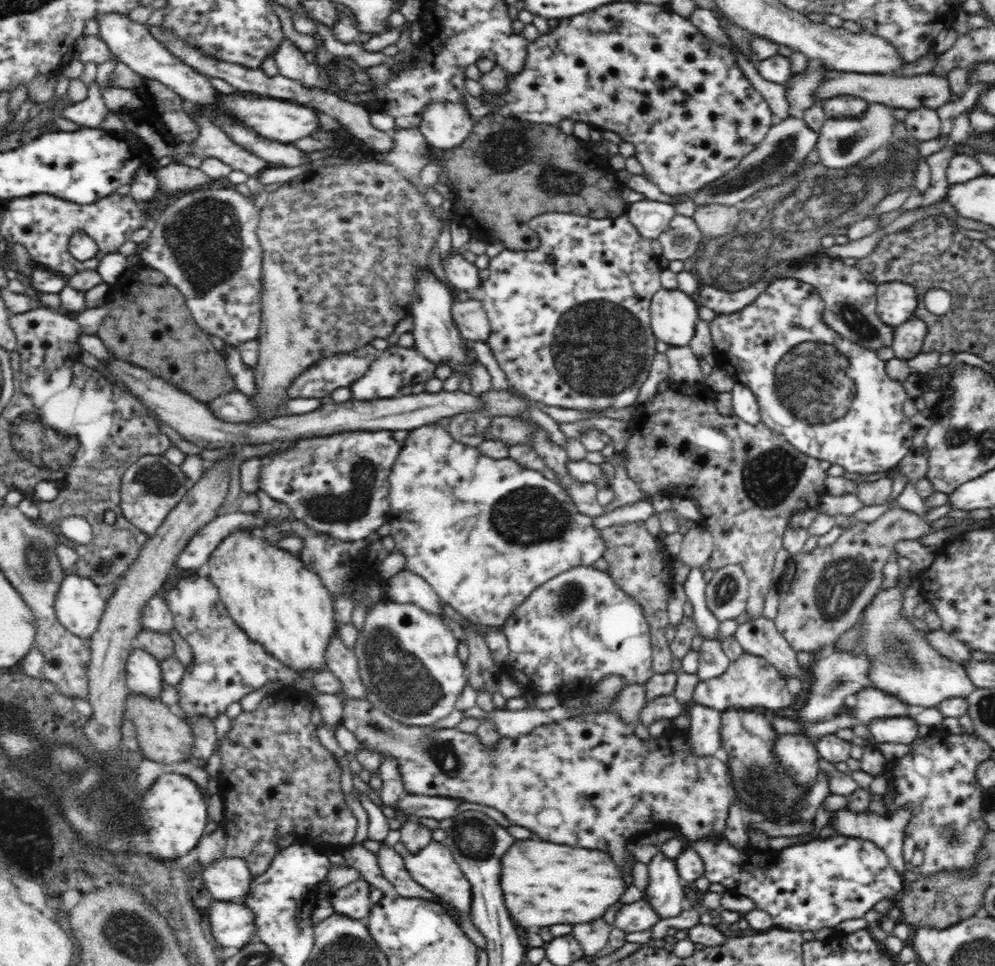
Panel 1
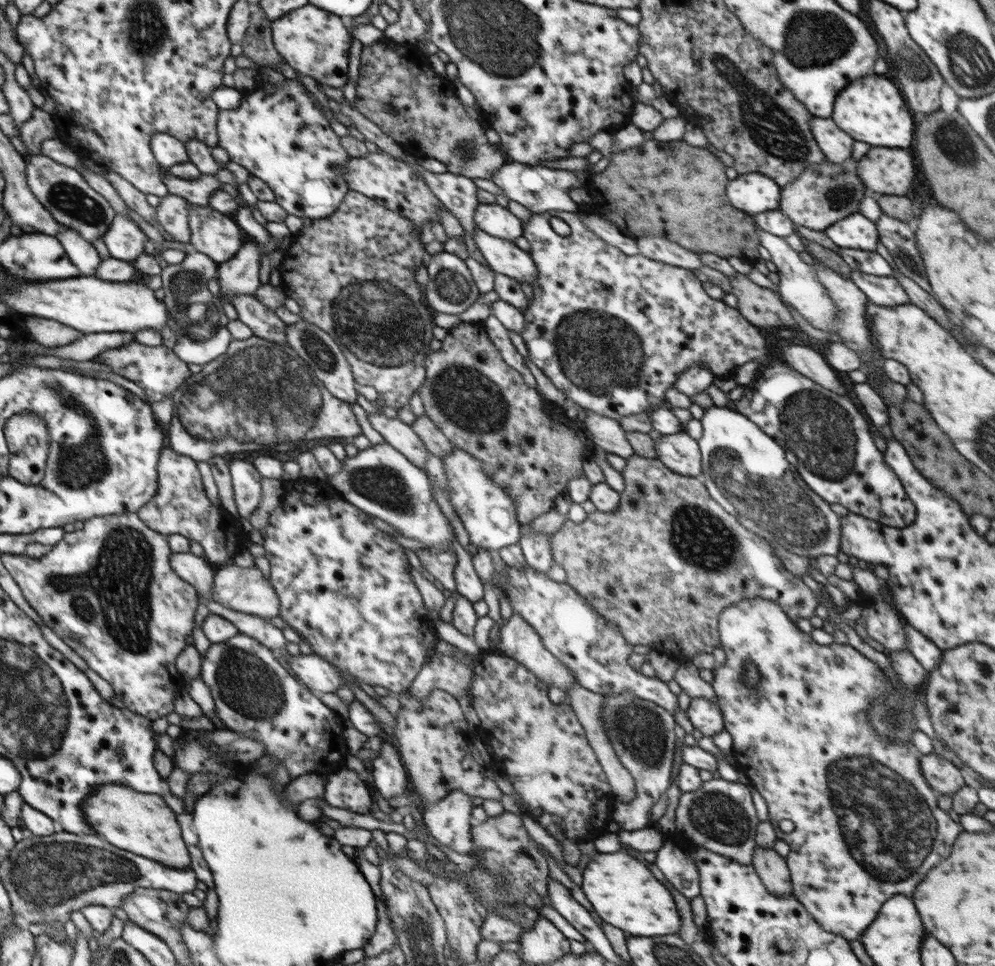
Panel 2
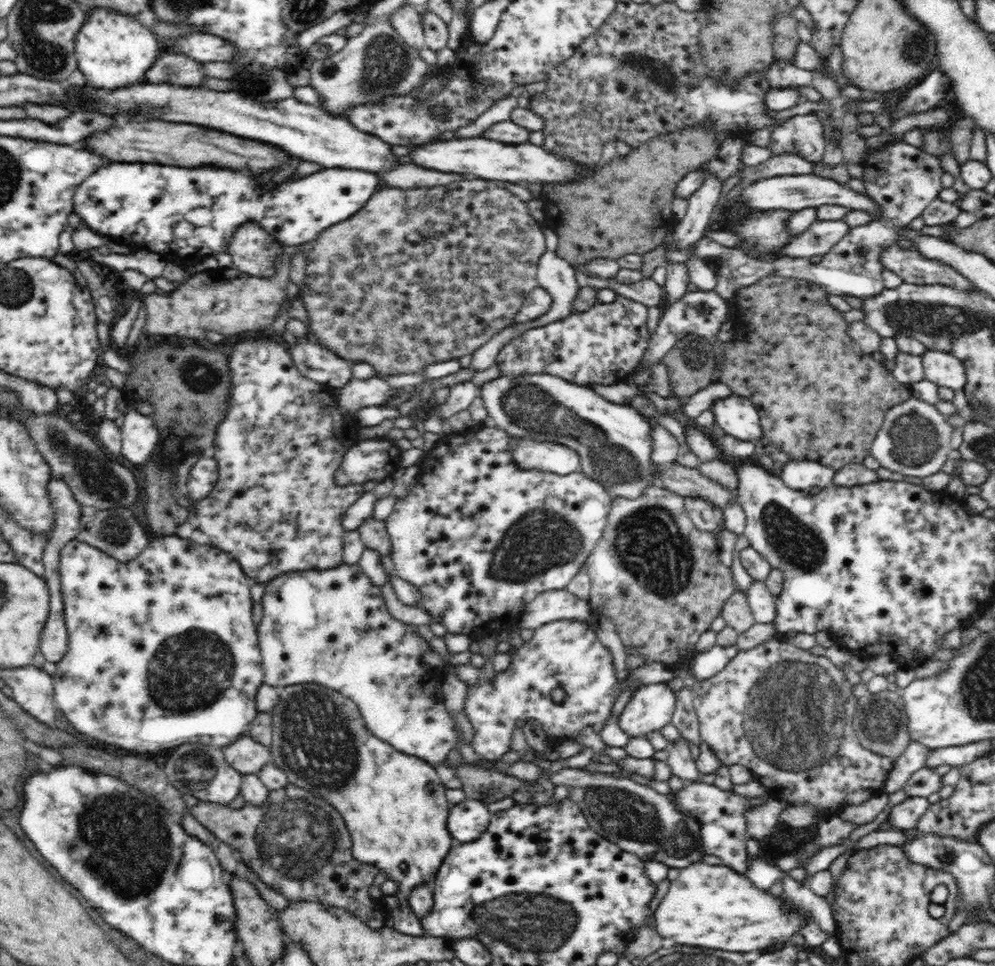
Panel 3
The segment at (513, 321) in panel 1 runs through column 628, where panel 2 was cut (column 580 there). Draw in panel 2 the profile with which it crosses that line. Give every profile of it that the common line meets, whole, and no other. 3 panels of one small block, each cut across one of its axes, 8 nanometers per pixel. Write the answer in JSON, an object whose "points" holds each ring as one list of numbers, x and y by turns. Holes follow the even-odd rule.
{"points":[[544,211,534,212,531,214,528,222,523,222,523,236,530,242,530,256,534,259,535,265,538,269,537,278,535,282,530,284,533,287,534,297,529,299,529,307,523,315,525,316,527,327,522,332,522,337,526,341,528,354,542,372,550,378,554,386,564,392,567,398,571,398,576,404,583,409,597,412,618,420,620,417,628,417,648,410,648,408,660,407,666,404,665,394,671,386,675,386,678,375,689,366,704,365,710,369,714,376,728,376,735,378,735,368,742,366,747,362,756,359,765,358,766,339,760,334,757,326,748,322,740,311,732,308,724,303,710,296,702,287,701,280,694,276,693,272,688,269,680,268,678,266,664,264,658,260,646,258,640,254,628,256,625,252,618,250,618,248,604,242,582,222,578,214,572,211],[550,218,560,218,568,226,570,226,570,234,568,236,561,236,556,233,550,225]]}

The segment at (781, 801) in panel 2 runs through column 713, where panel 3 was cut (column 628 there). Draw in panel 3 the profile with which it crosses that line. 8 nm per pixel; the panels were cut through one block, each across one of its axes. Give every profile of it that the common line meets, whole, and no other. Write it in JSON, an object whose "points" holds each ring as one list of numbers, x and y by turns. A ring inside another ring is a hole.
{"points":[[560,620,556,622,548,622,548,624,540,626,540,628,536,628,534,630,532,638,523,643,516,650,514,650,514,652,512,653,511,663,509,664,508,668,505,671,498,672,498,674,494,676,492,681,488,680,488,682,484,682,484,684,481,684,479,682,478,686,468,686,468,688,469,687,471,689,468,689,468,696,465,700,465,707,463,708,463,710,467,714,474,728,472,748,483,759,494,762,500,761,501,756,505,752,510,750,510,740,512,740,513,728,515,726,518,726,519,724,521,724,522,726,522,724,528,719,534,719,540,722,549,738,549,741,554,745,558,745,564,741,576,742,576,736,586,726,592,726,593,729,600,734,601,728,604,726,606,719,610,716,617,716,617,714,613,714,611,712,612,705,614,704,614,701,616,701,616,698,618,698,618,696,620,696,620,694,622,694,624,690,633,690,633,693,635,693,638,688,642,688,642,685,638,685,638,683,632,683,632,681,628,681,627,676,622,685,619,684,619,680,614,673,614,665,612,665,612,653,610,653,608,647,604,646,604,644,602,644,602,642,596,637,594,630,592,630,592,628,590,628,590,626,588,626,585,621],[556,688,561,688,568,695,566,701,560,703,559,705,554,703,554,700,552,700,551,696,552,690]]}

